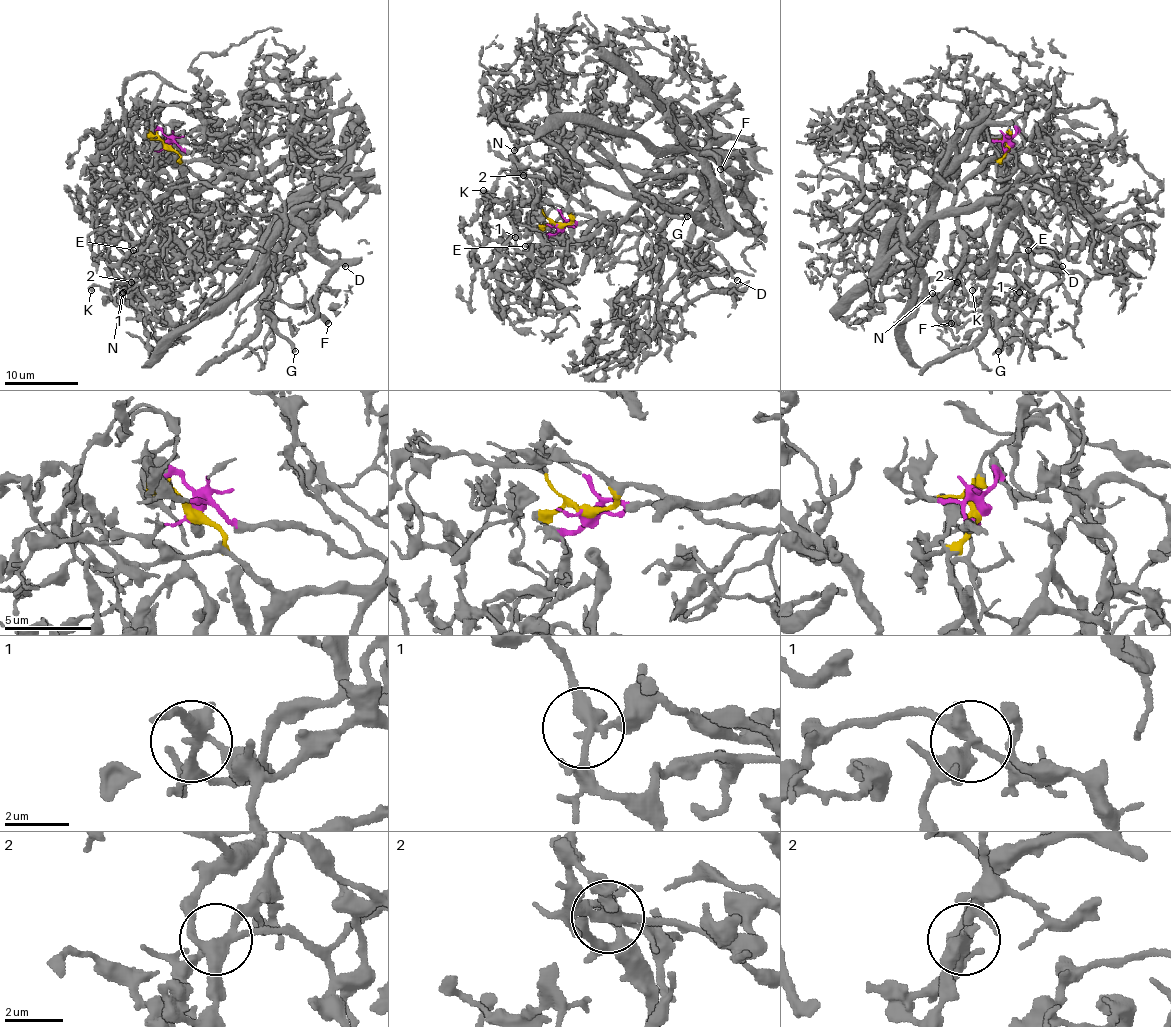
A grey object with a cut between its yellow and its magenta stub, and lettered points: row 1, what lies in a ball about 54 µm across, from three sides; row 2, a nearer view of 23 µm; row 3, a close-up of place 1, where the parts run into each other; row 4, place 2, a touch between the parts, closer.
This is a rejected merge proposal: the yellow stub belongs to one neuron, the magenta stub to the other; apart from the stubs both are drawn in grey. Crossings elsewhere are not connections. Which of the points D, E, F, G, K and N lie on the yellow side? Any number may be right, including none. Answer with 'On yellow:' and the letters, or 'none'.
On yellow: E, K

